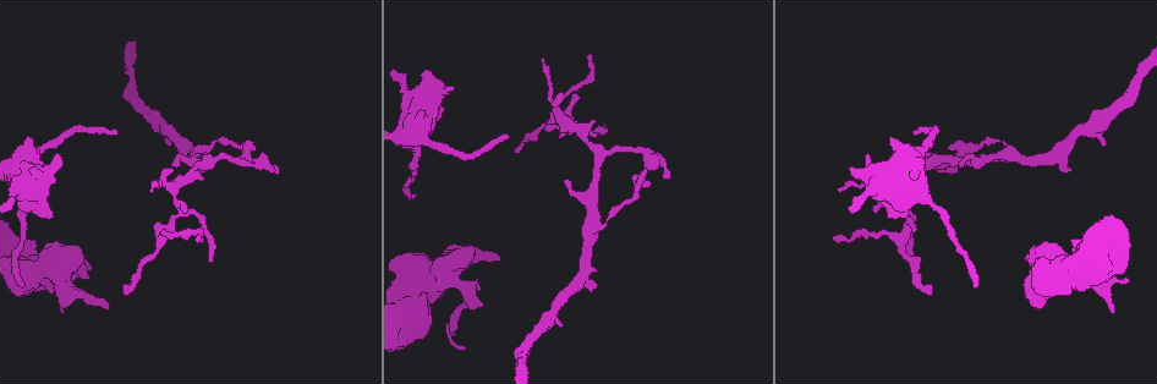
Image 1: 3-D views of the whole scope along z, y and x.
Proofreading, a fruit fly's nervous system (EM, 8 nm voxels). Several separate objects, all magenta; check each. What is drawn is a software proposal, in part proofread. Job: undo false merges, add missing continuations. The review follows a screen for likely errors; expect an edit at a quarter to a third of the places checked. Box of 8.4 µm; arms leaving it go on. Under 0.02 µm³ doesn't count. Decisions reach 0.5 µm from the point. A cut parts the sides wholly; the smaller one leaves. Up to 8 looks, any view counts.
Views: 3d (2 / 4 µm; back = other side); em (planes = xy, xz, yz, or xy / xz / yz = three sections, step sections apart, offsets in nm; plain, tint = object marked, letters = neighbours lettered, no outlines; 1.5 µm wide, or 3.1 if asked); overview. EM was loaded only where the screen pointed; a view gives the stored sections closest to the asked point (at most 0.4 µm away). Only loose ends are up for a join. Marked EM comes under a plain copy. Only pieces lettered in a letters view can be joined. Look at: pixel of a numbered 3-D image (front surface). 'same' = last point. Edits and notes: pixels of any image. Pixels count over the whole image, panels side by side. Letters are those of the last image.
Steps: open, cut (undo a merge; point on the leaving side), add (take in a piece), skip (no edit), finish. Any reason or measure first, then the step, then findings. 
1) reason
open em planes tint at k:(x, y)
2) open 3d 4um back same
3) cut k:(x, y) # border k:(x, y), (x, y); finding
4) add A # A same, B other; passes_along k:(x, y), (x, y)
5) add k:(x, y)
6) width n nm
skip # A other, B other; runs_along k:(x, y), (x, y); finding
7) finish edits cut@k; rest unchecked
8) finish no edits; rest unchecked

calibre changes
open 3d 4um at 1:(469, 300)

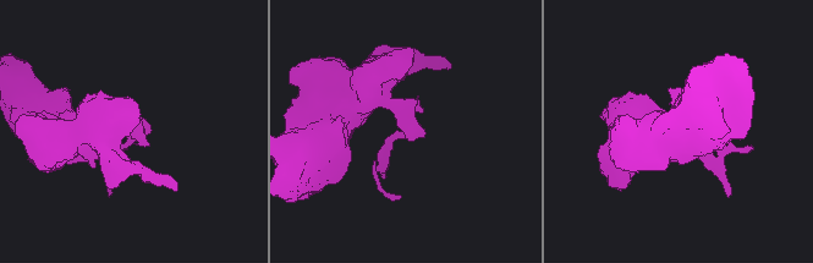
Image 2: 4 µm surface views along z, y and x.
need the tissue
open em planes letters at 2:(409, 129)

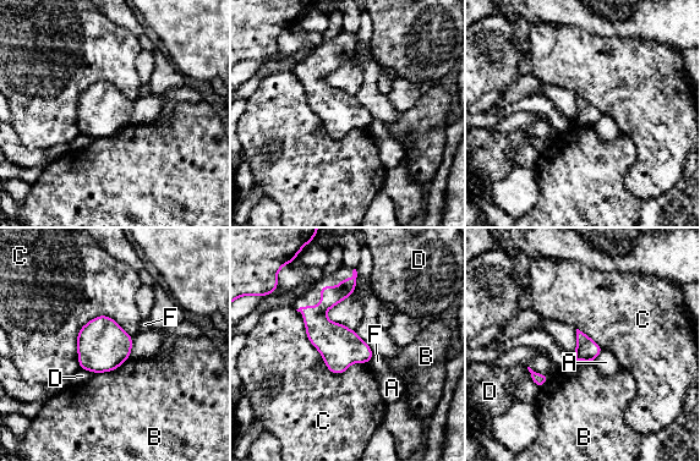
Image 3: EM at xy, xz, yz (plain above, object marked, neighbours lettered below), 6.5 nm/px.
longest_contact C 400 nm
skip # A other, B other, C other, D other, F other; border 3:(131, 336), (93, 317), (78, 367); one cell here

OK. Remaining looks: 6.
thick end
open em yz step 8 letters at 1:(887, 215)

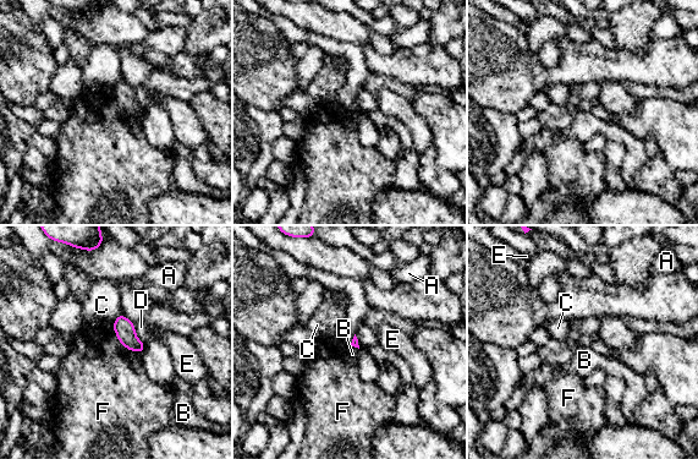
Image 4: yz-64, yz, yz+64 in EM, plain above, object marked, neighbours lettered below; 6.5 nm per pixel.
skip # A other, B other, C other, D other, E other, F other; border 4:(113, 328), (116, 338), (127, 349); none of them fits

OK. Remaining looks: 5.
free end
open 3d 2um at 1:(542, 57)

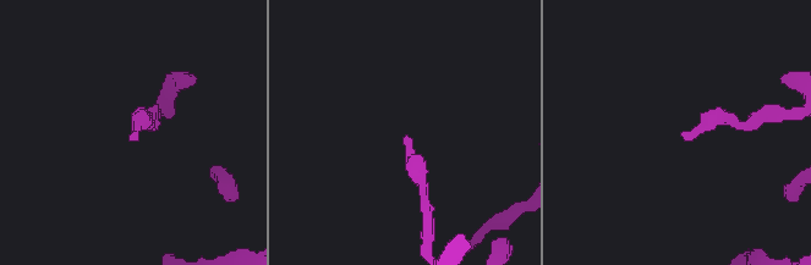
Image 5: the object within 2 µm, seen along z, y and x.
shape alone is not enough
open em xy step 8 tint at 5:(684, 137)

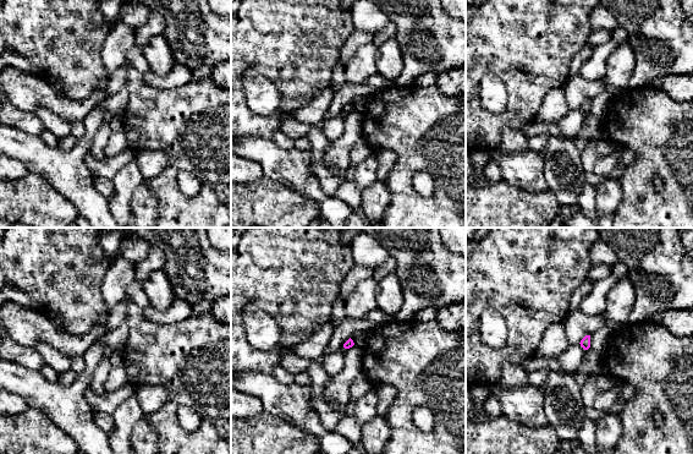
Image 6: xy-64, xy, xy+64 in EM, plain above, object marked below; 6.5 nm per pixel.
another direction
open em planes letters same

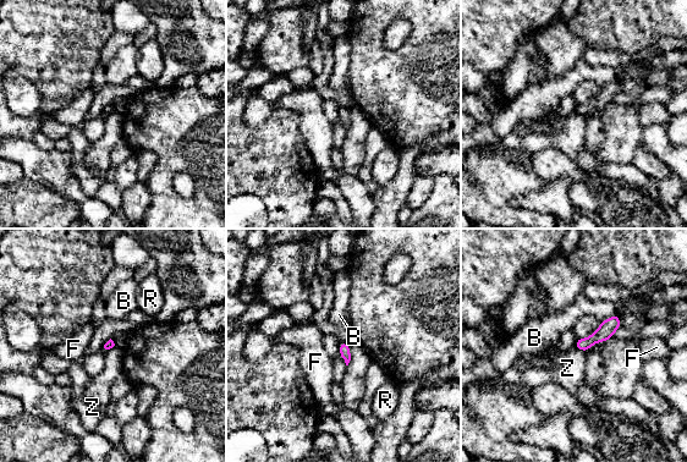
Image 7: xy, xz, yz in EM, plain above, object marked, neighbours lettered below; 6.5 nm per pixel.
skip # B other, F other, R other, Z other; runs_along 7:(616, 318), (598, 336), (578, 345); no lettered piece goes on from it

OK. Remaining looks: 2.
finish no edits; rest unchecked

